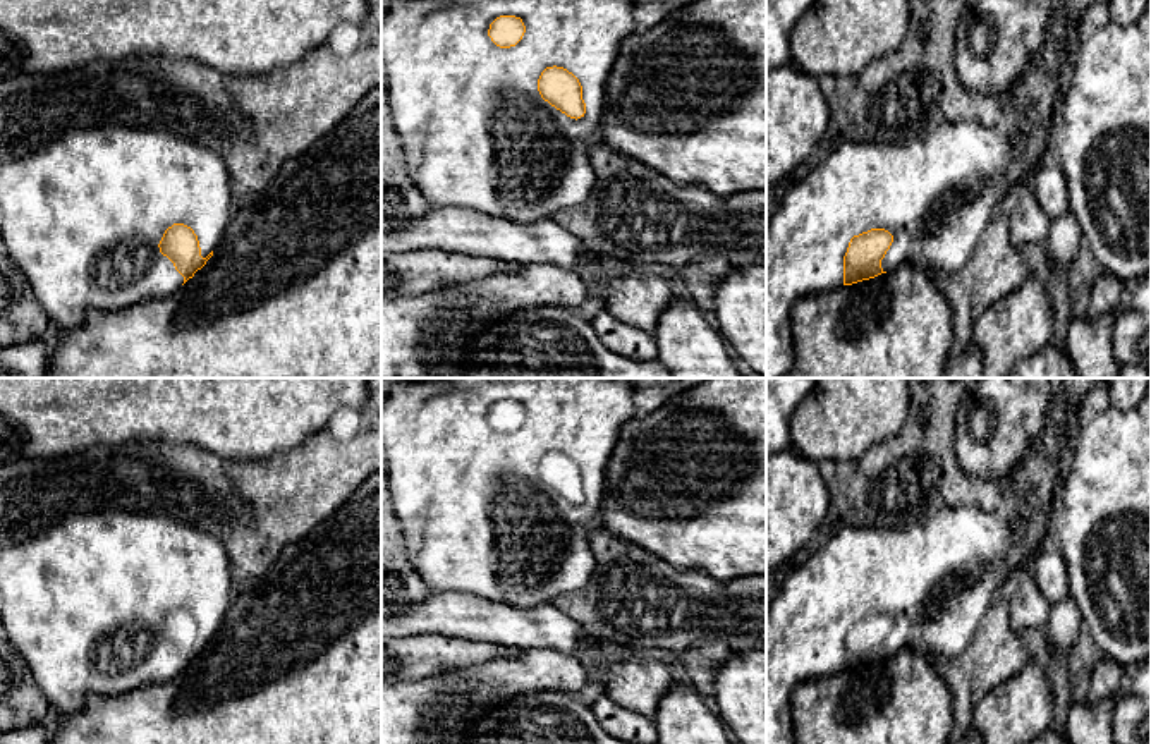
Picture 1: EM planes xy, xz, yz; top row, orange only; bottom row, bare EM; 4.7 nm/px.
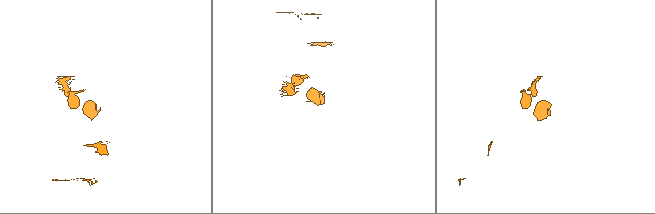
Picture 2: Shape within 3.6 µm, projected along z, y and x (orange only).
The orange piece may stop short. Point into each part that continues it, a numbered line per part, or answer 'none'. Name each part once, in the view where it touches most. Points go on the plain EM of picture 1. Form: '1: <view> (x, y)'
1: xz (476, 518)

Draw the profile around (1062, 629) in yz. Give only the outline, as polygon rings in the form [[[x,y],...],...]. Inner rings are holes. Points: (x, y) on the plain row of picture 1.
[[[1072,596],[1050,607],[1044,643],[1053,658],[1069,662],[1081,631],[1081,612]]]

